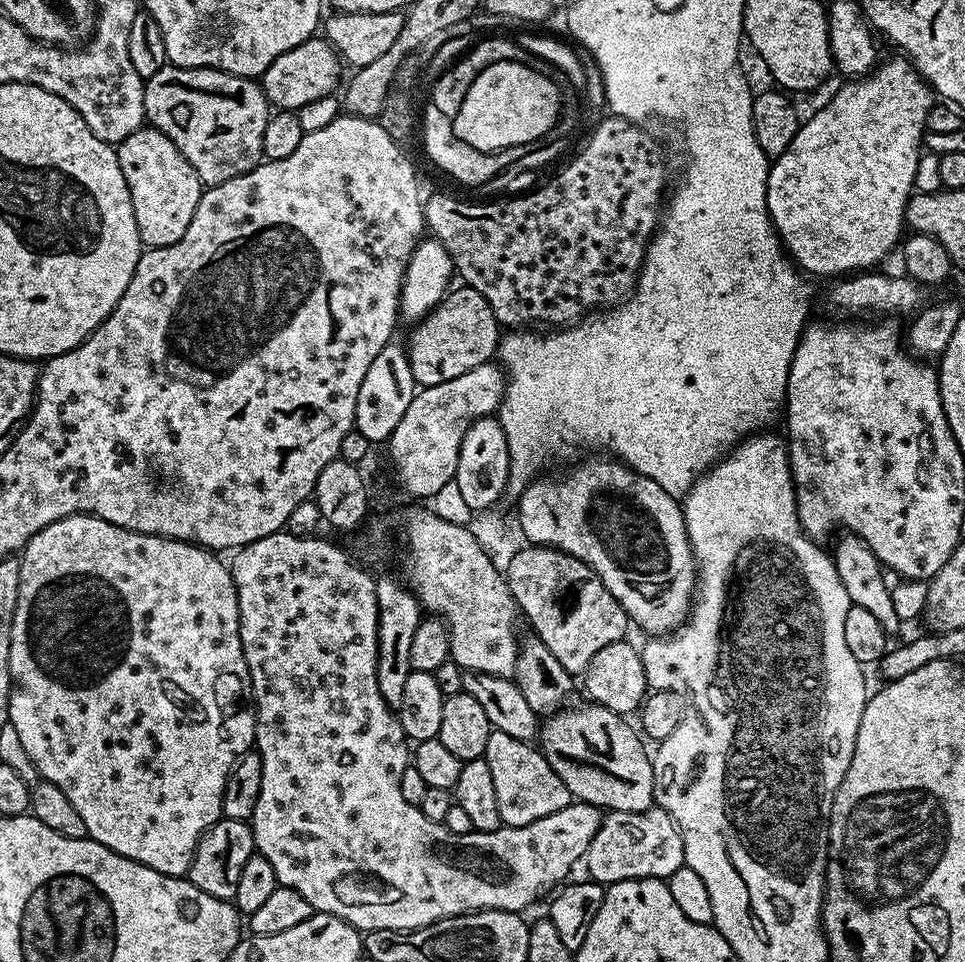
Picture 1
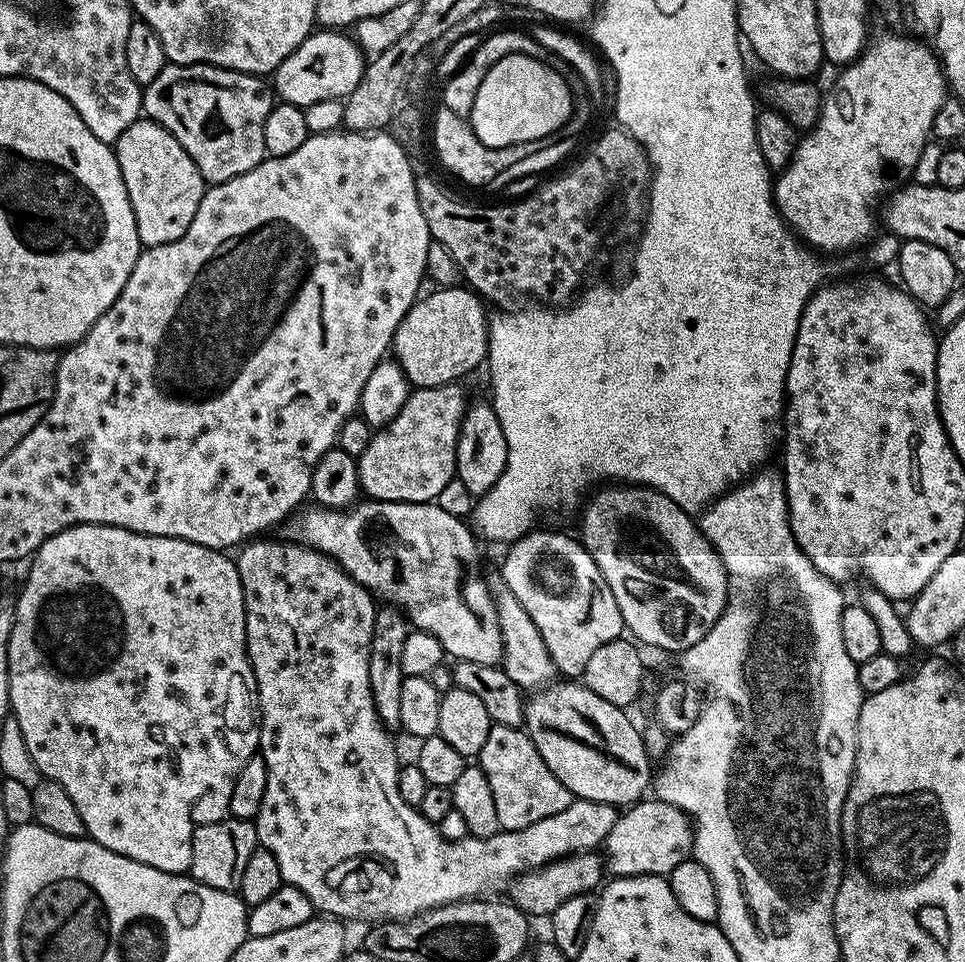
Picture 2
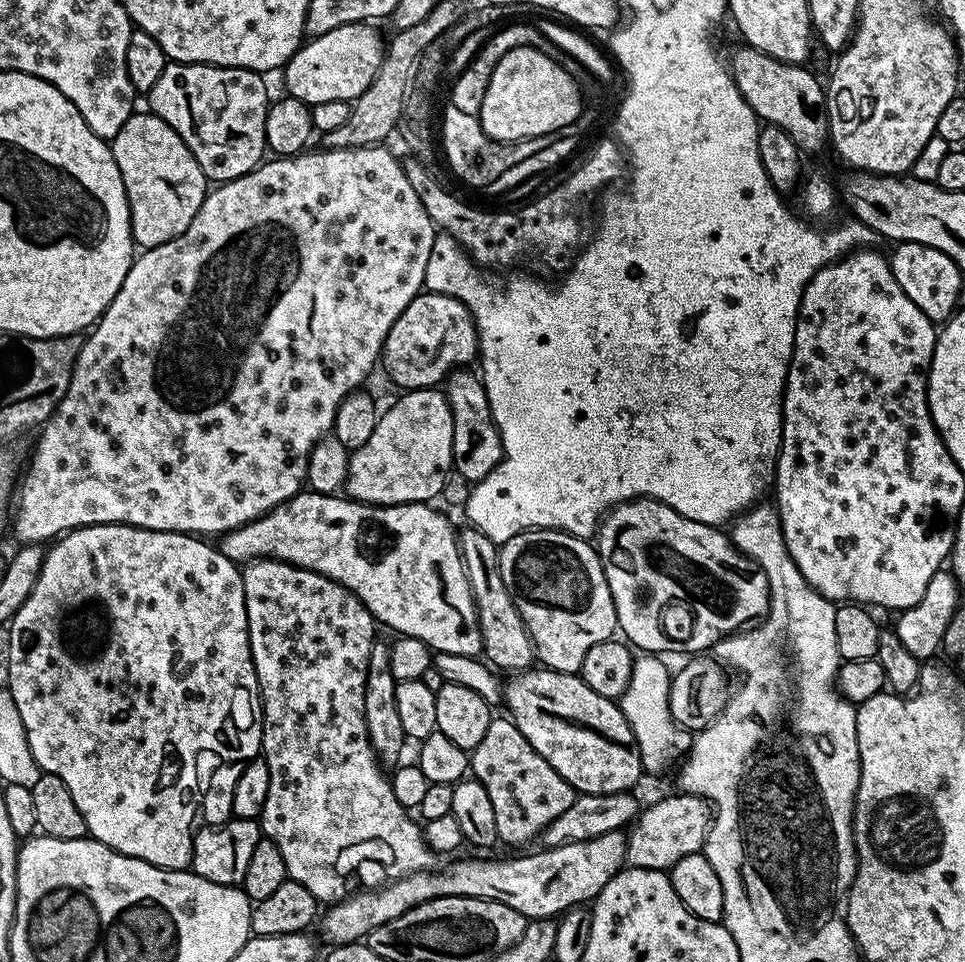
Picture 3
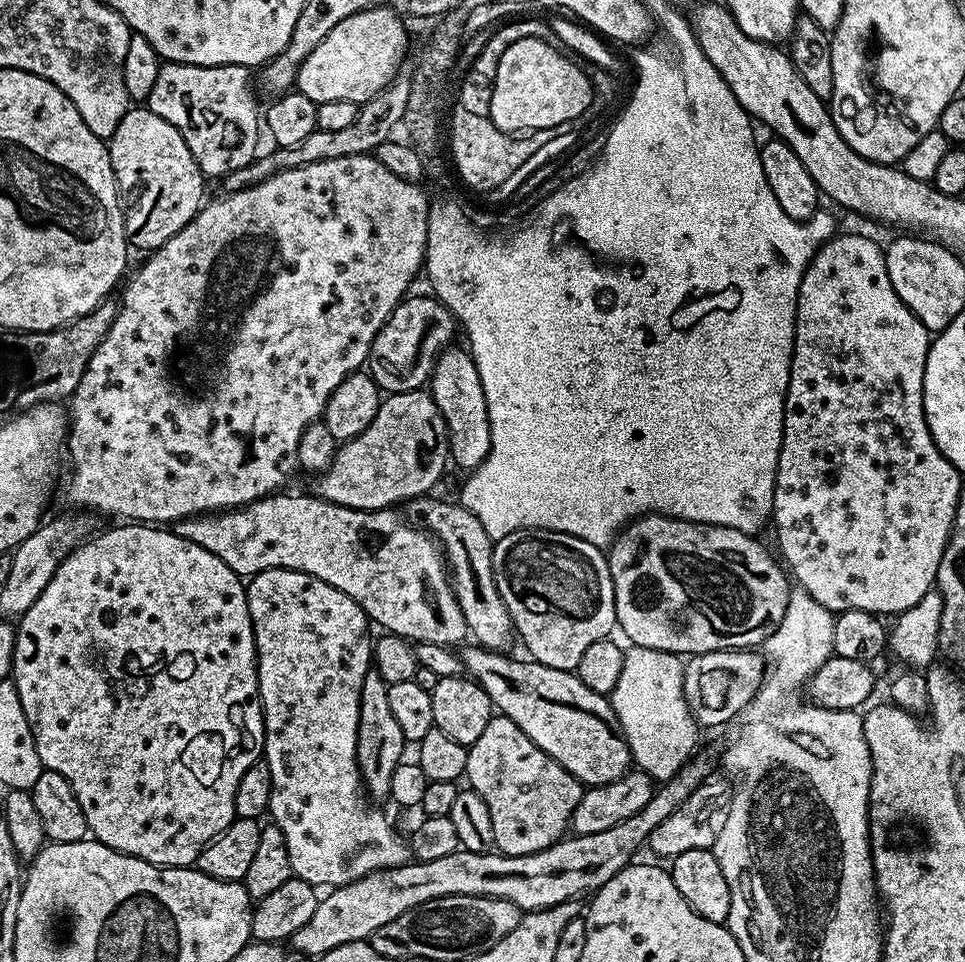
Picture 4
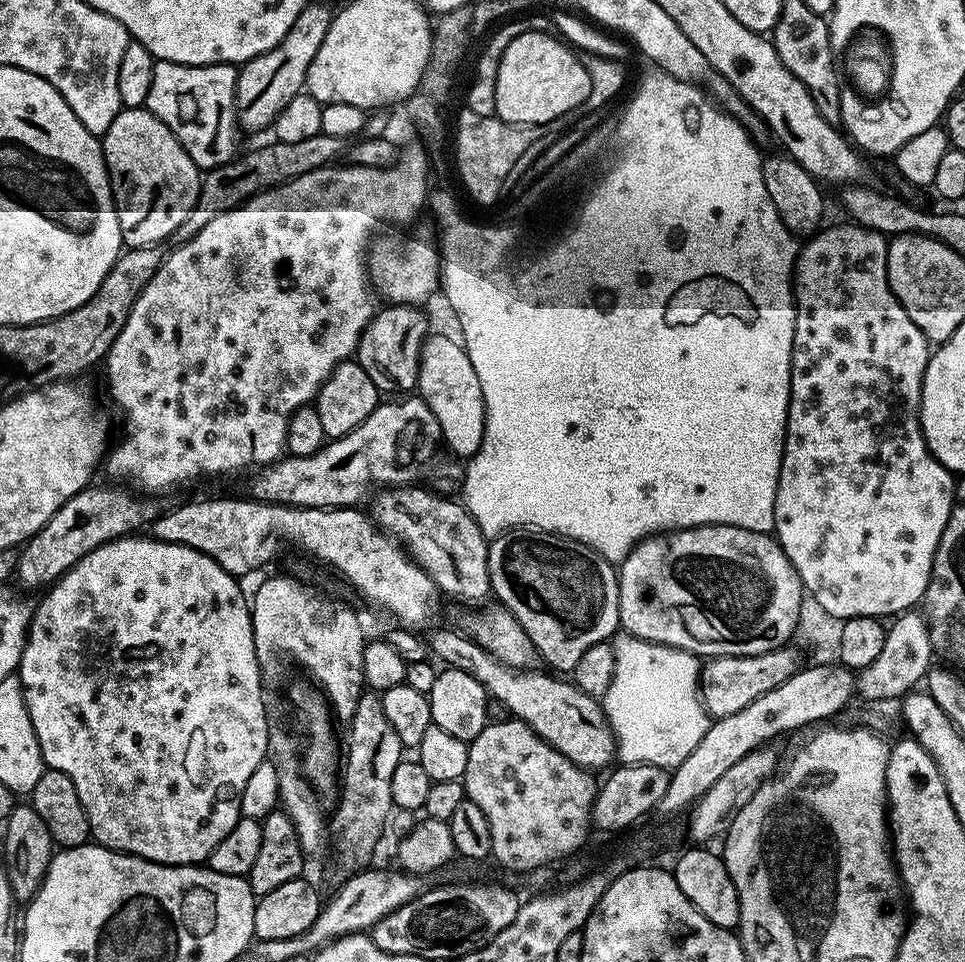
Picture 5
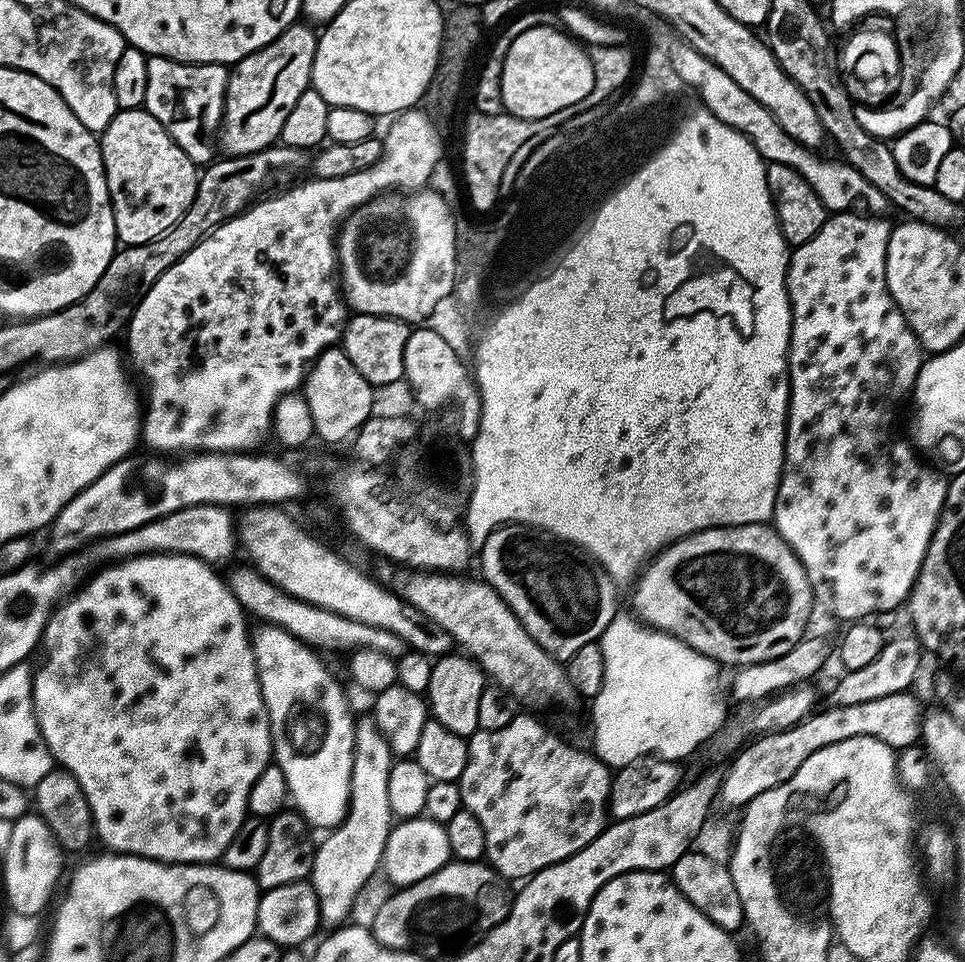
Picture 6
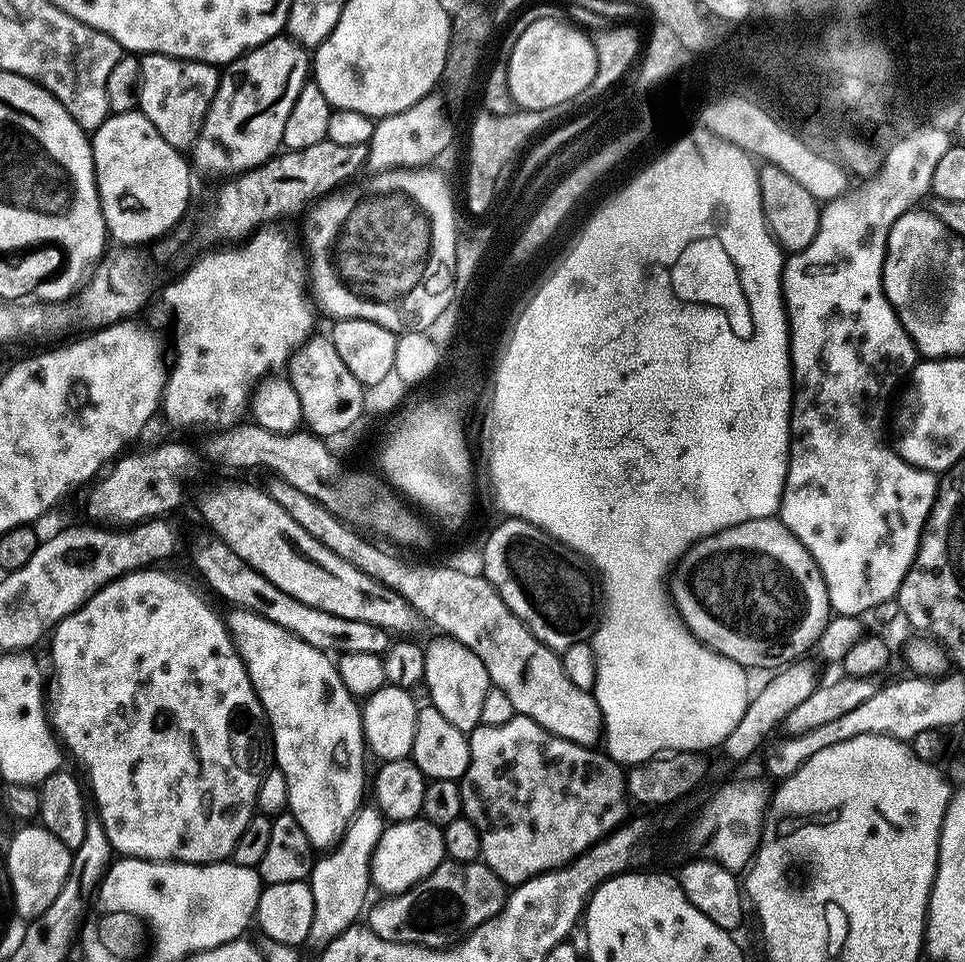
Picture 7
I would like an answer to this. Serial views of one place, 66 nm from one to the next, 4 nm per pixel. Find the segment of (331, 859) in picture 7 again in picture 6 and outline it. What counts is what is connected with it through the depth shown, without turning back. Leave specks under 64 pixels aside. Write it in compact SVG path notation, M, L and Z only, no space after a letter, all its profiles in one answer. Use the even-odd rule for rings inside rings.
M364 714L356 720L356 733L354 734L354 770L350 774L350 798L348 799L348 812L344 821L327 833L324 841L315 845L312 853L312 875L310 883L316 892L318 906L320 907L320 923L325 929L332 930L343 925L349 919L352 907L356 904L356 898L360 891L372 880L375 872L382 868L384 851L388 836L394 827L394 817L390 810L390 794L387 788L390 786L390 770L394 763L394 757L382 730L378 730L376 720L370 714Z

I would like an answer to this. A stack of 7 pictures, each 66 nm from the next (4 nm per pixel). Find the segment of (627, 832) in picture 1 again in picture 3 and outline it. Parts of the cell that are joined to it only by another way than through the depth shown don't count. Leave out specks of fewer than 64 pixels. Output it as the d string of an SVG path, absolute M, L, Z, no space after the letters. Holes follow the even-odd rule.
M675 794L641 811L631 825L628 837L627 863L633 868L670 870L686 854L701 851L708 839L710 804L702 796Z

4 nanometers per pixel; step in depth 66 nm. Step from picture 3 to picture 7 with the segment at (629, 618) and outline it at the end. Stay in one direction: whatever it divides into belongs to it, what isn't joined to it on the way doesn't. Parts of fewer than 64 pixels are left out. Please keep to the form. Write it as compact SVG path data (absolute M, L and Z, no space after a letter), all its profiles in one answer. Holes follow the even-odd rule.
M779 518L742 522L738 526L723 528L723 530L716 532L712 536L704 536L701 540L697 540L696 543L684 553L682 563L684 563L684 572L679 566L673 567L670 572L670 600L674 605L675 611L678 613L680 619L688 625L692 633L694 633L707 648L712 648L718 654L722 654L726 658L738 662L746 670L753 670L752 668L778 670L791 662L797 661L800 657L804 656L803 652L806 651L808 647L811 649L813 645L817 643L817 640L820 639L820 635L823 634L823 630L829 622L830 605L828 602L828 591L826 590L826 582L820 573L820 568L814 562L810 550L806 550L806 546L802 546L802 542L798 542L798 538Z

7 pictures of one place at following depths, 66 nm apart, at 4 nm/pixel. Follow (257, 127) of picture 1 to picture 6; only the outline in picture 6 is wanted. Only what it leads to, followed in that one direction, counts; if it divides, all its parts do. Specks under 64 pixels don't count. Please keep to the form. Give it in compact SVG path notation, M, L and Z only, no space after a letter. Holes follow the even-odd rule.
M148 56L146 70L146 98L144 107L170 134L178 146L197 166L207 166L212 163L215 149L218 144L220 122L224 119L224 95L228 85L229 69L220 62L201 62L198 64L183 64L181 60L168 60L164 56Z

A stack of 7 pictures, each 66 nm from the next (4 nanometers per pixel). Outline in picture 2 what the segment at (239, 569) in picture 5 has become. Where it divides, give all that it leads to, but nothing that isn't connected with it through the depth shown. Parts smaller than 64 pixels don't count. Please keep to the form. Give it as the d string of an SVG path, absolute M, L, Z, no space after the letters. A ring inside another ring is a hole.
M371 498L363 502L343 510L301 507L283 525L283 539L305 544L336 561L373 597L399 608L413 629L434 634L453 661L499 665L504 658L502 634L489 581L480 577L473 529L435 502L407 504Z

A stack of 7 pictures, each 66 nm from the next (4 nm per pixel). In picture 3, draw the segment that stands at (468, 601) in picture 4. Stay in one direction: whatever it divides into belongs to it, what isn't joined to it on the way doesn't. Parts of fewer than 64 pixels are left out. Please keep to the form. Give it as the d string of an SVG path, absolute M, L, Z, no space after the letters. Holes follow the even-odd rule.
M468 526L465 527L465 529L465 532L461 531L459 533L458 539L460 542L460 552L464 555L464 568L468 572L470 590L472 591L473 598L476 600L476 613L480 619L480 633L482 634L482 642L484 643L482 649L483 655L485 657L488 655L488 657L486 657L487 663L491 665L493 669L501 670L500 668L505 668L505 673L508 674L525 671L533 667L534 649L526 626L514 606L510 594L506 590L506 582L502 582L498 545L490 538L486 538L486 534L482 534L477 528Z

